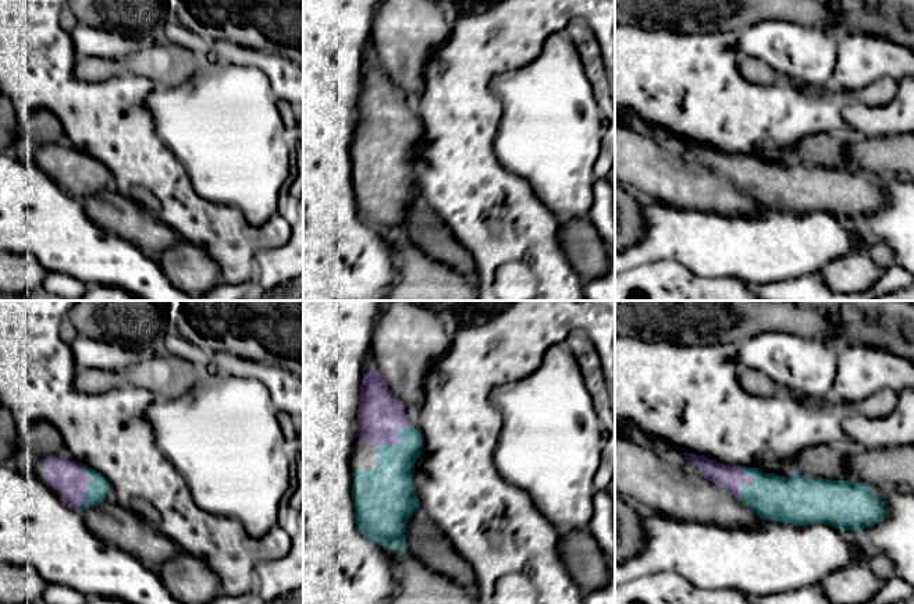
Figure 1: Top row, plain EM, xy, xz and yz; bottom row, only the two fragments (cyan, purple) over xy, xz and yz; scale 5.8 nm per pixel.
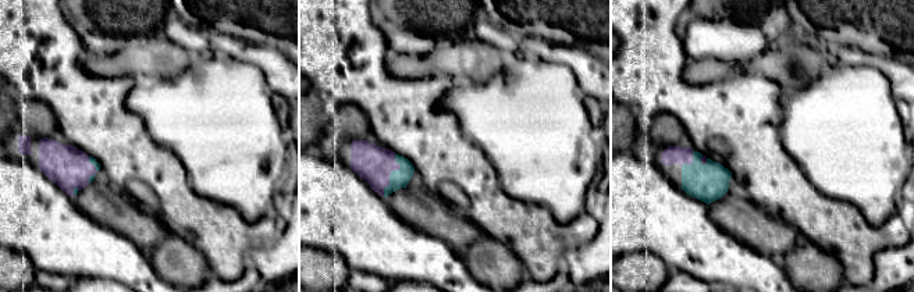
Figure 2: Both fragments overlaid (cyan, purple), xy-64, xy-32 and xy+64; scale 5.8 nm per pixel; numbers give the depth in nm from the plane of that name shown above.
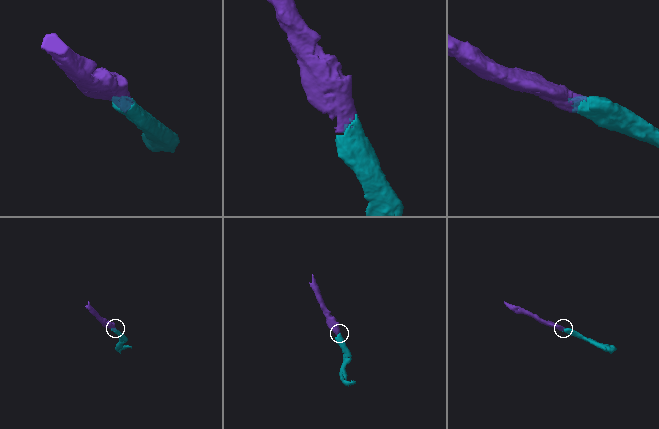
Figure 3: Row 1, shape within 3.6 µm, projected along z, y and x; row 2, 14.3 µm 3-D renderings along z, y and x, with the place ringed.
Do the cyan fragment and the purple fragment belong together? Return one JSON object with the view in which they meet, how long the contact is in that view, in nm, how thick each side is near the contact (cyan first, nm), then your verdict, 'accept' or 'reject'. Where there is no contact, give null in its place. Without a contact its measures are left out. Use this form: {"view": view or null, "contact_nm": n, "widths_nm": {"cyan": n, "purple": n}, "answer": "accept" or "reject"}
{"view": "xz", "contact_nm": 260, "widths_nm": {"cyan": 240, "purple": 260}, "answer": "accept"}

